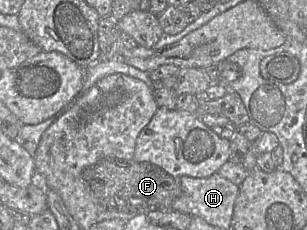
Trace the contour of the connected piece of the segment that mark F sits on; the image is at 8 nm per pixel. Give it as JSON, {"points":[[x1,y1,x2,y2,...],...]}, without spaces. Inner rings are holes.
{"points":[[104,157,85,167,81,175,101,212,146,214,174,211,171,210,172,204,181,196,178,178,150,162]]}

